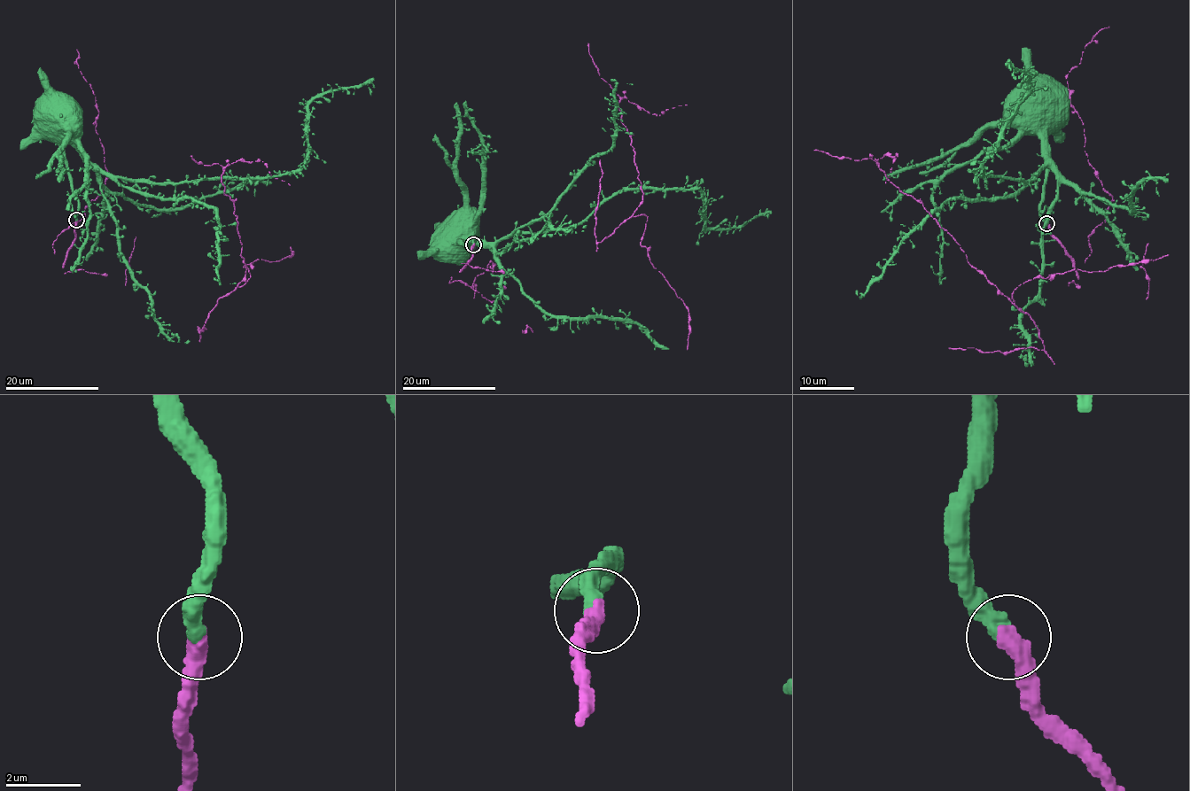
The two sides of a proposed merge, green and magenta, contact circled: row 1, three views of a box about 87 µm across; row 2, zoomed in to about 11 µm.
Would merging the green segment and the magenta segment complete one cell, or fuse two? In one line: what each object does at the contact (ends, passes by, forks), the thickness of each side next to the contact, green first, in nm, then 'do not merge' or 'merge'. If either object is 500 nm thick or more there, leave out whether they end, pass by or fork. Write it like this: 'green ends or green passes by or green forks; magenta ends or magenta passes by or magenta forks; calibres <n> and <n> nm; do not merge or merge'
green ends; magenta ends; calibres 440 and 480 nm; merge

